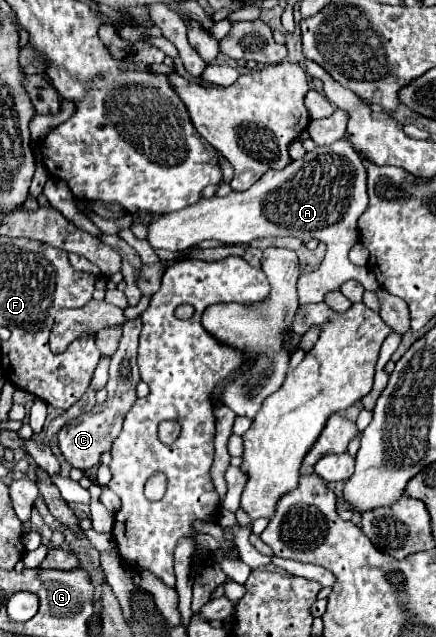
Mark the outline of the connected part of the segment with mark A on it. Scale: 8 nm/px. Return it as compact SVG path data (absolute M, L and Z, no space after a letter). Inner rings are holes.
M347 139L317 147L303 159L291 161L281 171L267 171L243 193L201 199L175 213L161 215L149 225L147 241L153 249L185 251L205 239L221 243L251 243L259 237L315 237L327 243L327 259L319 271L301 275L299 303L323 303L329 291L339 291L349 279L359 281L367 291L379 291L375 275L367 267L355 267L347 253L359 241L357 219L367 211L367 169Z

